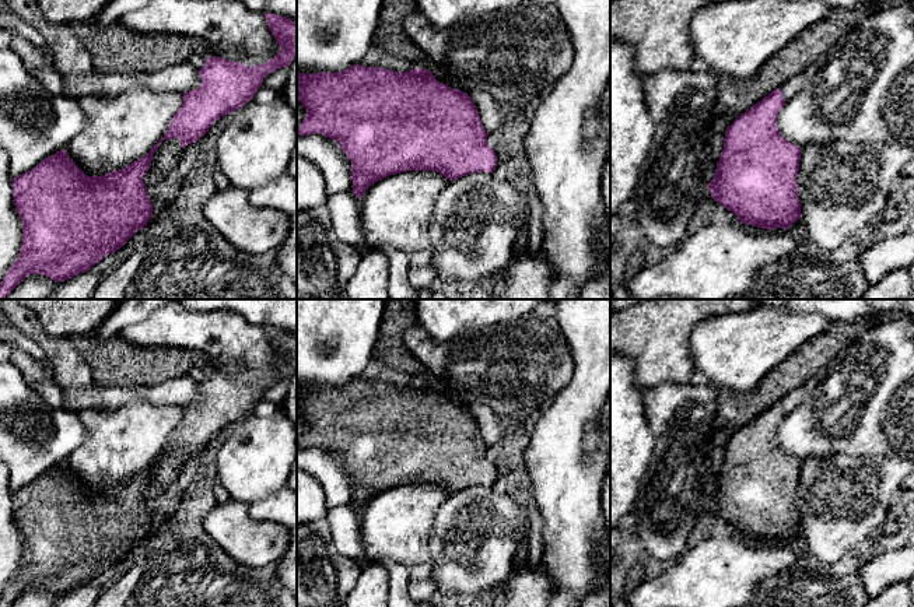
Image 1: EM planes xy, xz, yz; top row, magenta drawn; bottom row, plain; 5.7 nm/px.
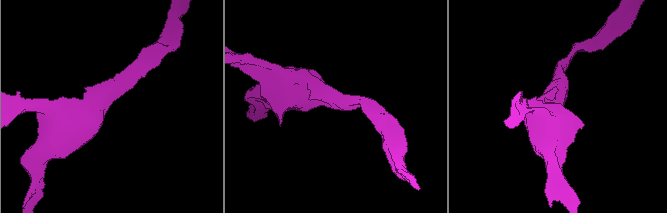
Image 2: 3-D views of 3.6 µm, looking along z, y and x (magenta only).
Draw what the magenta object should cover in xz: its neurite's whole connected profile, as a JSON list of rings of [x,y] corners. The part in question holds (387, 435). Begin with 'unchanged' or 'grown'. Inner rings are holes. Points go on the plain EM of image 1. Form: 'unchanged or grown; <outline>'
unchanged; [[[354,378],[339,386],[297,385],[297,410],[307,428],[300,449],[323,448],[340,456],[351,474],[353,508],[363,510],[375,495],[406,484],[434,484],[455,494],[497,480],[470,410],[435,393],[430,383],[405,386]]]

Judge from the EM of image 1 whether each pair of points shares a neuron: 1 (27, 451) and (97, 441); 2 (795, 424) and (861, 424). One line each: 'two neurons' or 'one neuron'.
1: two neurons
2: one neuron

